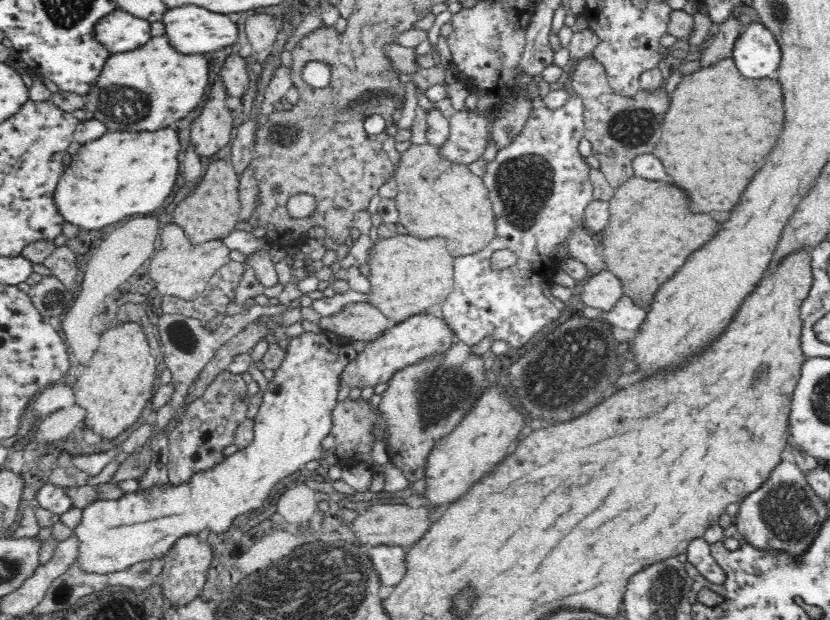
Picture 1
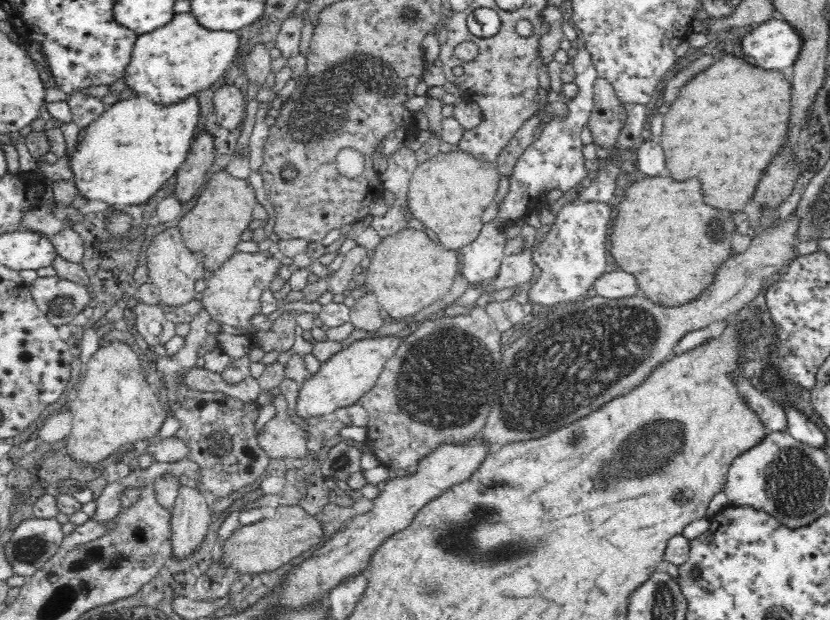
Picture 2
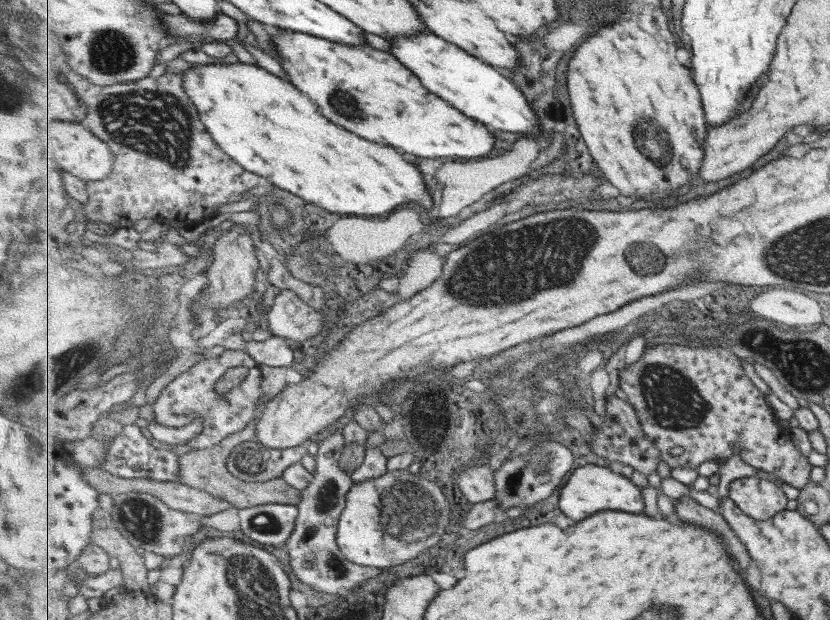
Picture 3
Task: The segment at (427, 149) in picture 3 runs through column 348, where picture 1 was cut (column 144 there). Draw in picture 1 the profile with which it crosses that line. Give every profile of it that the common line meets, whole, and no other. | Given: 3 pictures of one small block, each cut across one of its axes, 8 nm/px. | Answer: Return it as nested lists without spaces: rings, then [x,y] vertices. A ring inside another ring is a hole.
[[[168,33],[152,37],[132,51],[124,51],[106,62],[93,90],[85,97],[85,109],[102,121],[108,130],[154,132],[168,128],[192,112],[208,88],[210,56],[183,54],[172,43]]]

